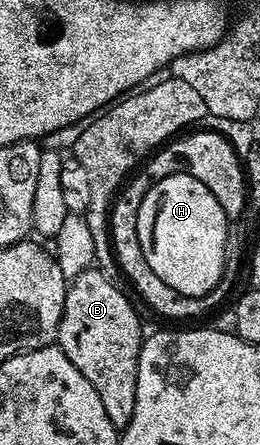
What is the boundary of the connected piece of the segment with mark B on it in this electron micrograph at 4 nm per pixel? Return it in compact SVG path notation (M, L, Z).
M87 269L70 280L66 301L62 309L62 321L56 334L61 351L70 357L74 369L94 385L98 398L102 400L102 409L106 409L106 417L117 429L130 425L130 417L134 417L134 401L136 400L136 382L138 381L138 357L140 356L140 319L132 308L132 303L112 284L113 280L99 269Z

